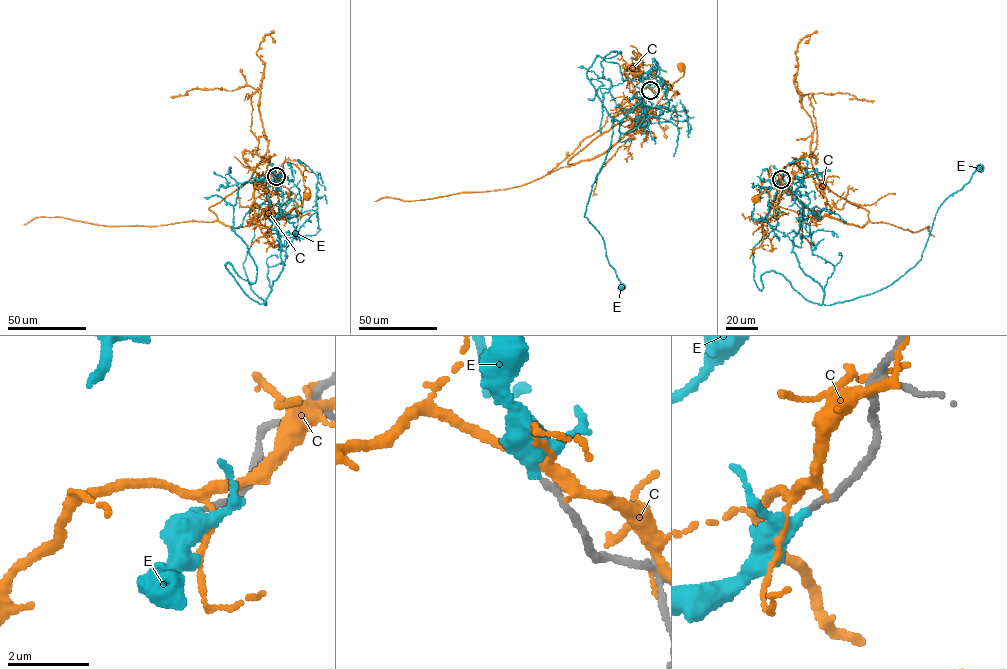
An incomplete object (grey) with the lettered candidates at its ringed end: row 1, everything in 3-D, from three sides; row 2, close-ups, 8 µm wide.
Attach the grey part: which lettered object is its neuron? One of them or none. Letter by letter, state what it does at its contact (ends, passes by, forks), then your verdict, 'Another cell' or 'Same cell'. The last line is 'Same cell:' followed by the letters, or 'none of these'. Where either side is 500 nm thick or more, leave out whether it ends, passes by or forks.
C: It passes by. Another cell
E: It passes by. Same cell
Same cell: E

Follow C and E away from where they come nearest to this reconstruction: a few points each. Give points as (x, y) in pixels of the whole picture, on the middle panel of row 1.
C: (651, 90), (645, 87), (636, 93), (638, 120), (652, 110), (683, 75), (680, 67)
E: (650, 90), (604, 60), (620, 51), (588, 70), (613, 131), (584, 215), (621, 285)

